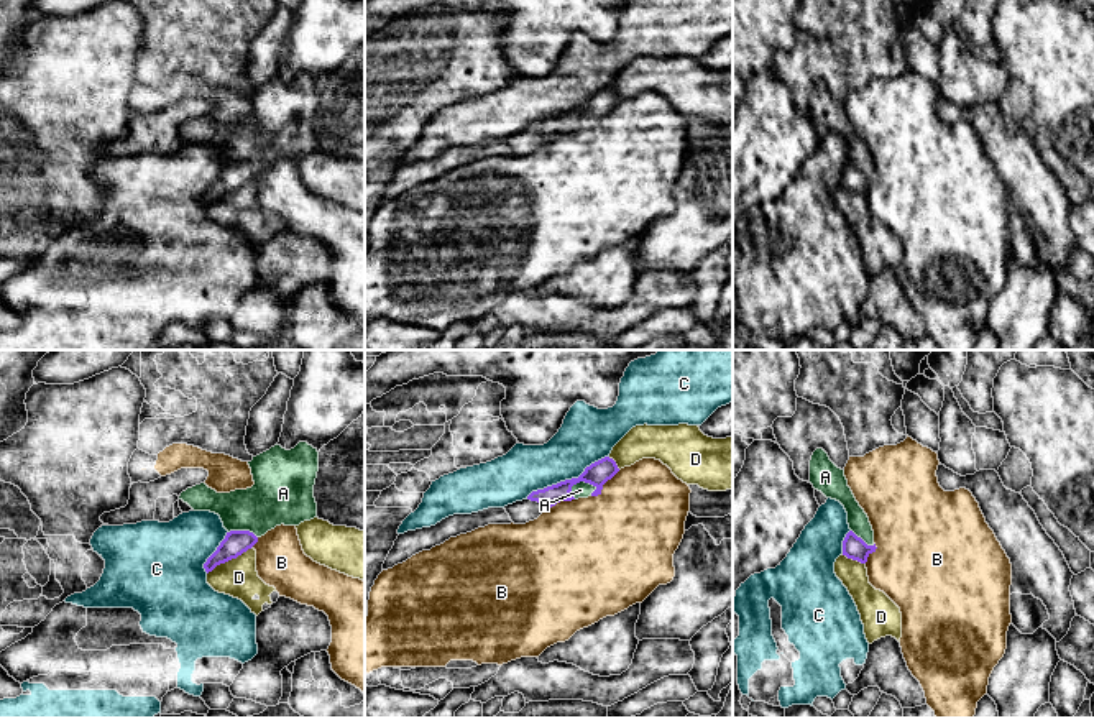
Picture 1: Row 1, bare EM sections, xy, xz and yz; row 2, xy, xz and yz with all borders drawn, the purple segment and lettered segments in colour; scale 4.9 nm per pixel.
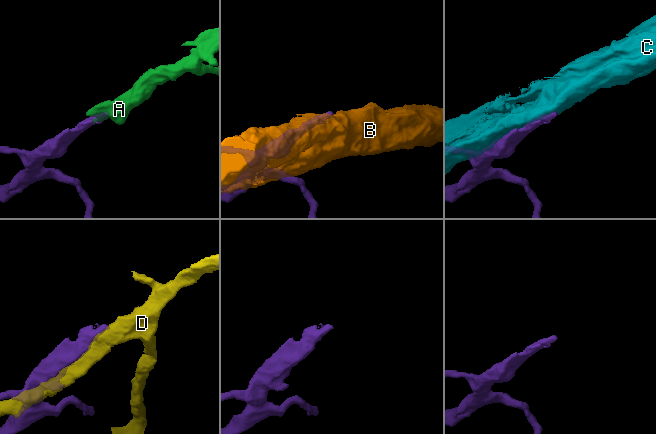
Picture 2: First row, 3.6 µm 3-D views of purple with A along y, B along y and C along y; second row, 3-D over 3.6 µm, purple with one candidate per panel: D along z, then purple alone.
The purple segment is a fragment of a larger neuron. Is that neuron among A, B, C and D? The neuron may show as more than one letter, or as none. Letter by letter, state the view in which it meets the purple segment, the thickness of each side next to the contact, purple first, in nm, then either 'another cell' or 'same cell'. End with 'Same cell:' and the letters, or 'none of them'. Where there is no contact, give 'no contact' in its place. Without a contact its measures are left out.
A: meets purple in xz; 110 nm thick on the purple side, 80 nm on the other; same cell
B: meets purple in xz; 110 nm thick on the purple side, 460 nm on the other; another cell
C: meets purple in xz; 110 nm thick on the purple side, 280 nm on the other; another cell
D: meets purple in xy; 120 nm thick on the purple side, 190 nm on the other; another cell
Same cell: A

